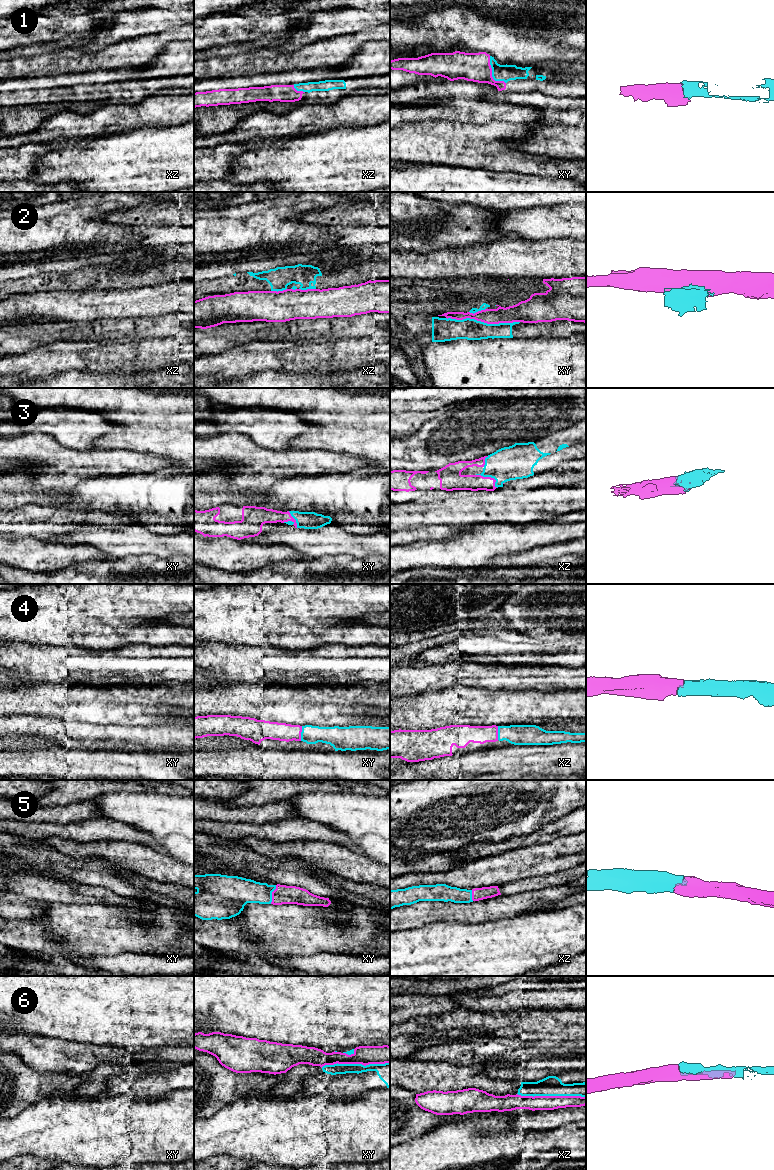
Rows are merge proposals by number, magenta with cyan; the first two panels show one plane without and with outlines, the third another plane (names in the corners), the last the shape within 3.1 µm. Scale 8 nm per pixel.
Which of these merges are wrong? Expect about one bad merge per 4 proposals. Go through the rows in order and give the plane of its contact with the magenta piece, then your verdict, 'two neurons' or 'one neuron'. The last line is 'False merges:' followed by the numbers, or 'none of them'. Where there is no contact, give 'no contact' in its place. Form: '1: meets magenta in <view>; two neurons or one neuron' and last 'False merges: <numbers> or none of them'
1: meets magenta in xy; one neuron
2: meets magenta in xy; one neuron
3: meets magenta in xy; one neuron
4: meets magenta in xy; one neuron
5: meets magenta in xy; one neuron
6: meets magenta in xz; one neuron
False merges: none of them

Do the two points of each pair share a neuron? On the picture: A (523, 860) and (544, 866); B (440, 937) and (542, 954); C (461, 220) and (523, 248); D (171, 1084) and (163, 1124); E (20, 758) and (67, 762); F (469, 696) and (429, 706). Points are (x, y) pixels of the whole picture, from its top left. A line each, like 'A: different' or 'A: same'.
A: same
B: same
C: different
D: different
E: same
F: same

